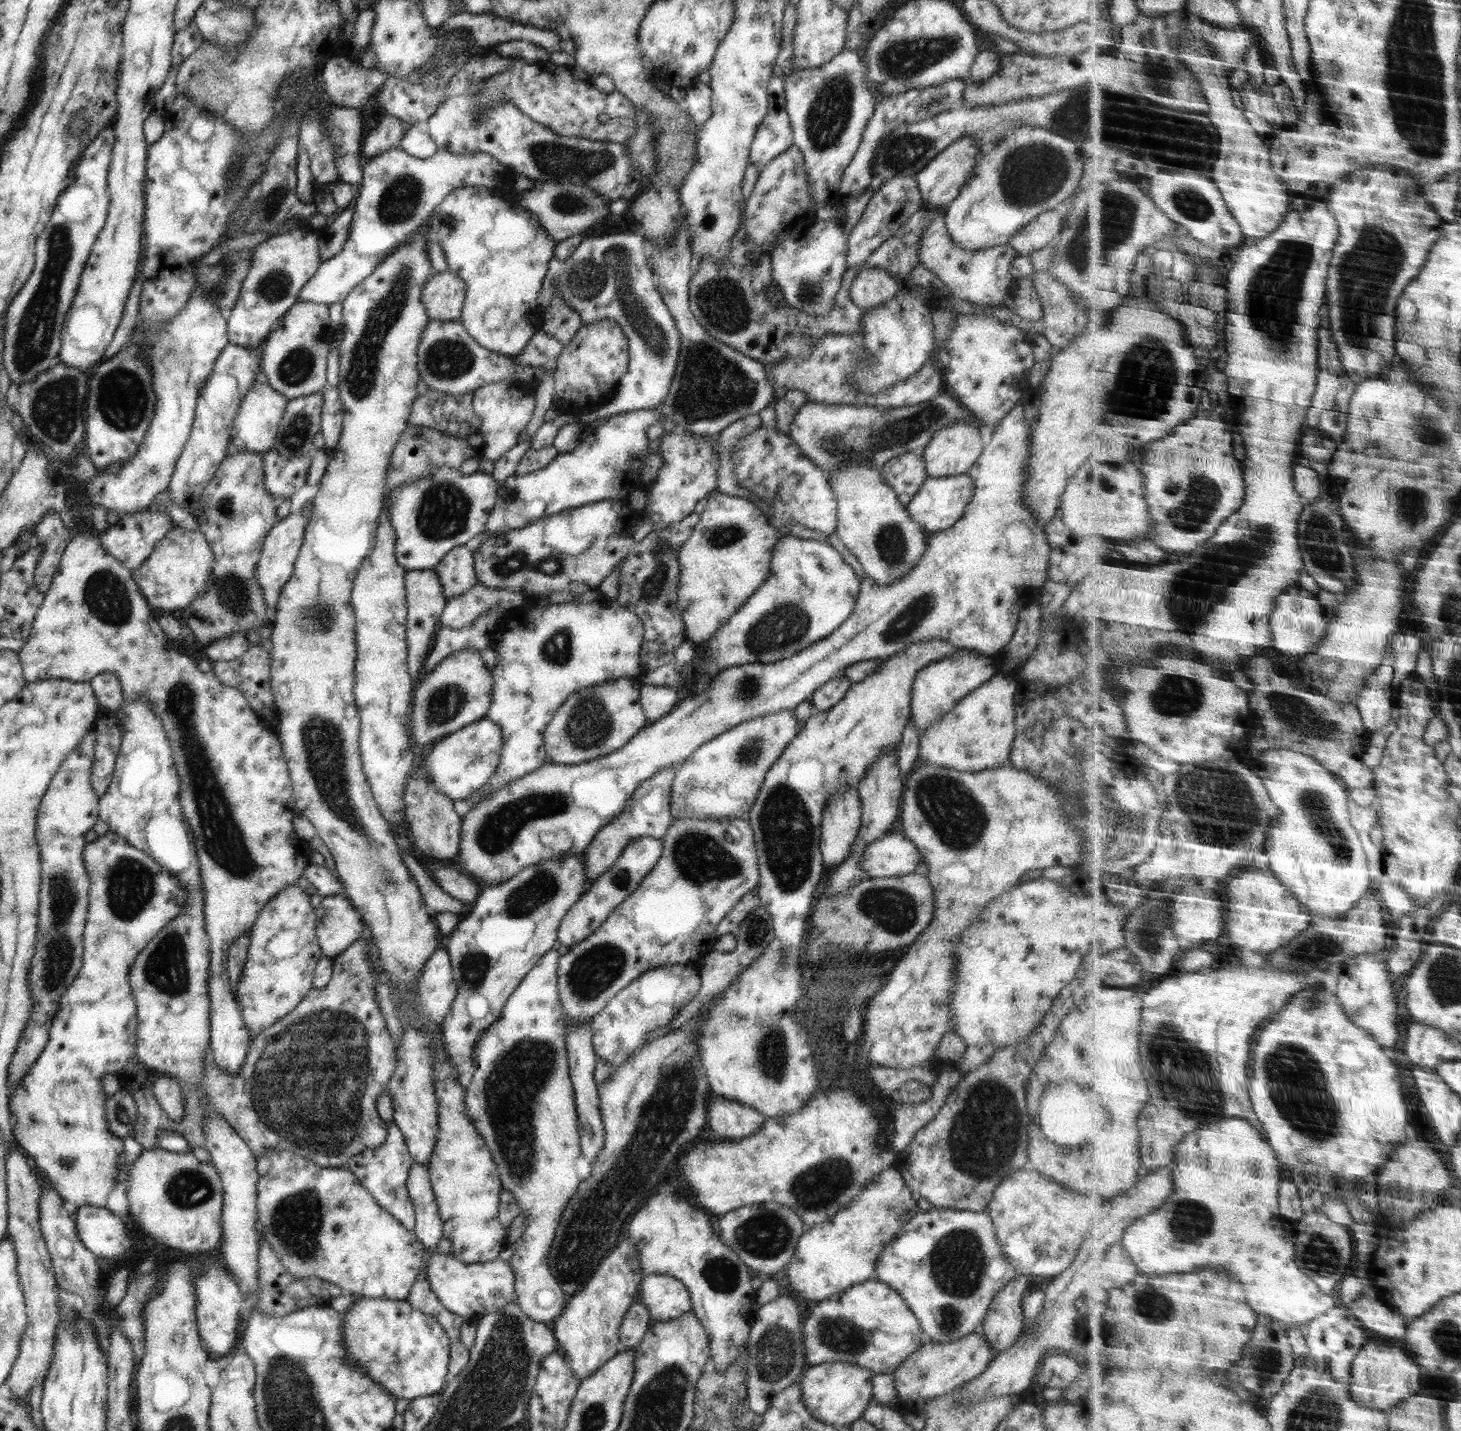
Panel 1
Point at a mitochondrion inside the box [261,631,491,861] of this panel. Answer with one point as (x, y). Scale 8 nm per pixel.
(447, 702)

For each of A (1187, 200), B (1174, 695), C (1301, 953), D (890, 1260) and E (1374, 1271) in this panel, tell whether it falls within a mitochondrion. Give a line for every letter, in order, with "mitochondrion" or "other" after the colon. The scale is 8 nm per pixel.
A: mitochondrion
B: mitochondrion
C: mitochondrion
D: other
E: other

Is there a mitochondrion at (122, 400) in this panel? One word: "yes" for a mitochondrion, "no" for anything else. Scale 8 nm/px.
yes

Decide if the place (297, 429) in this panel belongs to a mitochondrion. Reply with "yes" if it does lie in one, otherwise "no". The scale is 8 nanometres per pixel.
yes

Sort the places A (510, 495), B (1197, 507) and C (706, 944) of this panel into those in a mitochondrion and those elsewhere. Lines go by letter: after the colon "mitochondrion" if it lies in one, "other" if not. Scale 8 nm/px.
A: other
B: mitochondrion
C: other

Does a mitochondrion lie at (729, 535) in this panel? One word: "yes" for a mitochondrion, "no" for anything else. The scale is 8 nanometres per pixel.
yes

